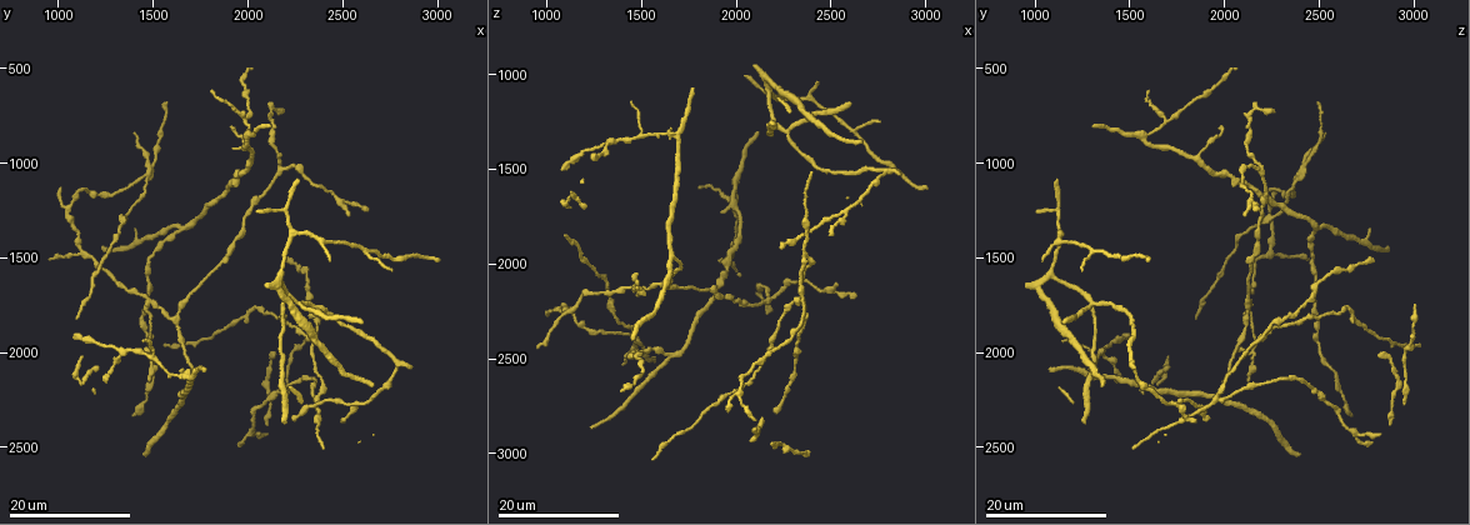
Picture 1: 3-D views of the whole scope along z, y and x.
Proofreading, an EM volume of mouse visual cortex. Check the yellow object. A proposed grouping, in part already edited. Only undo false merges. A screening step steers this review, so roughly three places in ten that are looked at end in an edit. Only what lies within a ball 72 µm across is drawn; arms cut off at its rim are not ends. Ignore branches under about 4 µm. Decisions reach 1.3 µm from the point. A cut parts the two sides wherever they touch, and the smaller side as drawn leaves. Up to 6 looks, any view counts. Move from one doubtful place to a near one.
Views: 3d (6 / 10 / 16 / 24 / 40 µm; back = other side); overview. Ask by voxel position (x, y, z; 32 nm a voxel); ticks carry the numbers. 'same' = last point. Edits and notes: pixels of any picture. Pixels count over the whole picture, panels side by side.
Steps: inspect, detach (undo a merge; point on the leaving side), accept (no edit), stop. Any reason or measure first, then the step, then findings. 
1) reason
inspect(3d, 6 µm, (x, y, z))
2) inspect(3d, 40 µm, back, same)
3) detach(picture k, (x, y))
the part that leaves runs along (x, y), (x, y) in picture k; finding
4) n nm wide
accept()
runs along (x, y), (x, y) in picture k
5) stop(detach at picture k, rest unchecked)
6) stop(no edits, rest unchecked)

inspect(3d, 24 µm, (2570, 2260, 1720))

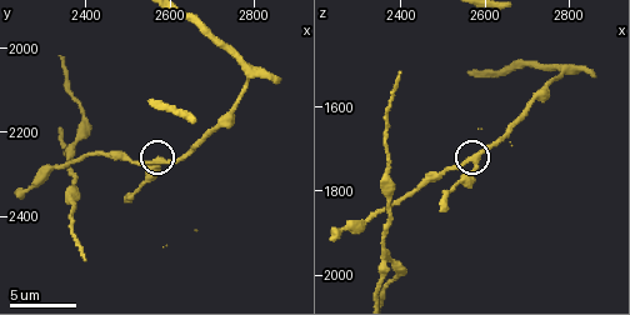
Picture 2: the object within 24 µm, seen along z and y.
inspect(3d, 6 µm, (2575, 2270, 1740))

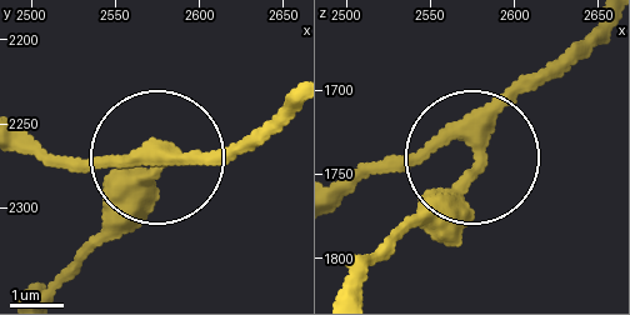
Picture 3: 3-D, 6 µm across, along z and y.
side arm 9 µm; 3 arms
accept()
one cell here

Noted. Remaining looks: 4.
four-way junction
inspect(3d, 24 µm, (1680, 2110, 1320))

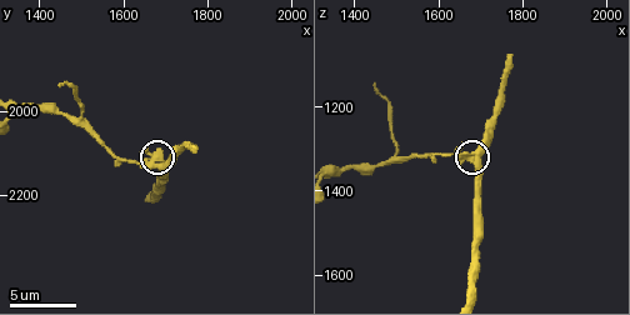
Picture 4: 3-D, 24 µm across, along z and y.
inspect(3d, 10 µm, (1680, 2115, 1325))

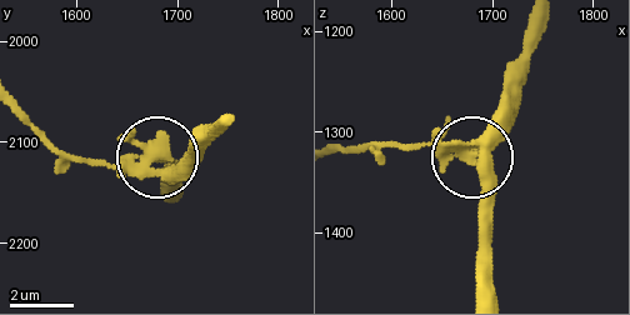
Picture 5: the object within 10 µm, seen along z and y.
4 arms
accept()
all the same cell

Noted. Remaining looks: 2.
three arms meet
inspect(3d, 6 µm, (1495, 2020, 1330))

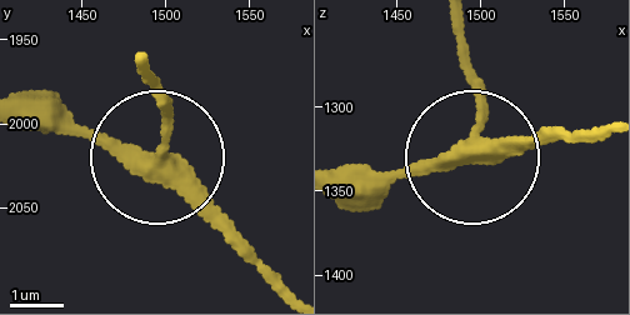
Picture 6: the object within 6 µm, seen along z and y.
300 nm wide
accept()
continuous, no second cell

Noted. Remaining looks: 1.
stop(no edits, rest unchecked)

